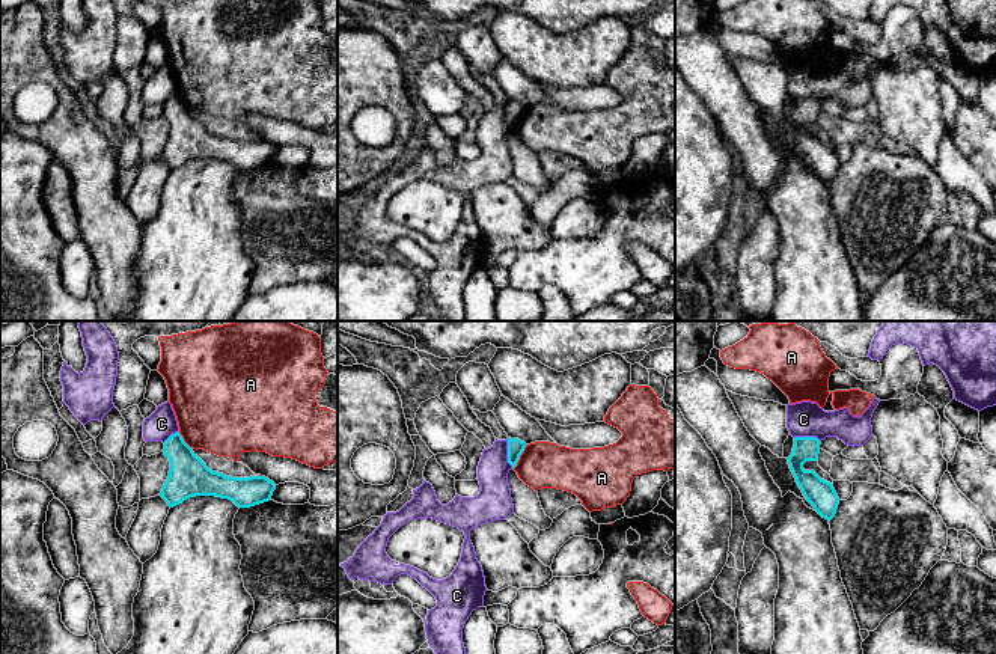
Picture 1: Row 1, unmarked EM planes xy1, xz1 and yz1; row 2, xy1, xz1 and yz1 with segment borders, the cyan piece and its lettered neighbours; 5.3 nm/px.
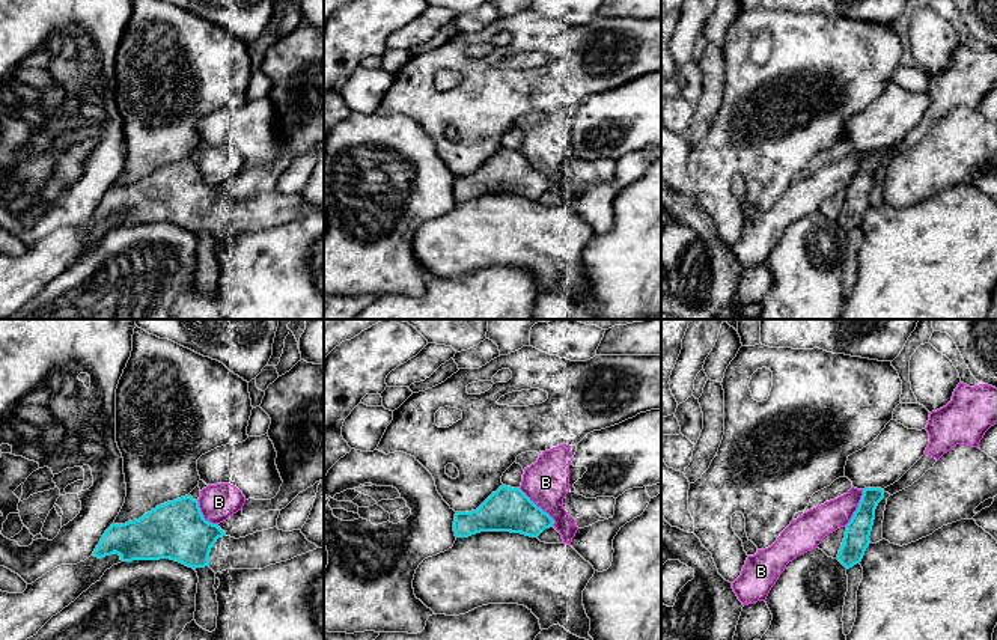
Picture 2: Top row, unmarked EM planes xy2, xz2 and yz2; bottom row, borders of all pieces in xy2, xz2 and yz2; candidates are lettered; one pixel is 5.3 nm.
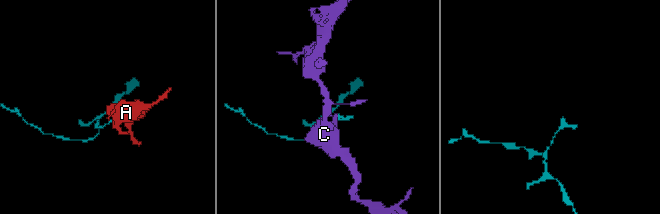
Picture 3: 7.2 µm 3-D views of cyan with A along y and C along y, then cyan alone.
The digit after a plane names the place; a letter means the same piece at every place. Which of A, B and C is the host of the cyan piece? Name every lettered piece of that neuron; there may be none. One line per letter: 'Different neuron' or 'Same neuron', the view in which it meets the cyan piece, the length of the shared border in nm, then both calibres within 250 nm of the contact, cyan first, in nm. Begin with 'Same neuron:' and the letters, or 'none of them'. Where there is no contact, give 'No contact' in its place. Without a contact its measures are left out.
Same neuron: none of them
A: Different neuron. Touches cyan in xz1. Shared border 150 nm. Thickness 90 nm (cyan) against 260 nm
B: Different neuron. Touches cyan in xz2. Shared border 280 nm. Thickness 240 nm (cyan) against 240 nm
C: Different neuron. Touches cyan in xz1. Shared border 160 nm. Thickness 90 nm (cyan) against 180 nm

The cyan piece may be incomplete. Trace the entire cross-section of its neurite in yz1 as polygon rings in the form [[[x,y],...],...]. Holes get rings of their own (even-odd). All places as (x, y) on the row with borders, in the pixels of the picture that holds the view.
[[[794,437],[794,448],[787,460],[805,499],[823,518],[830,521],[839,505],[833,484],[821,479],[814,470],[803,469],[806,461],[818,460],[820,445],[817,437]]]

